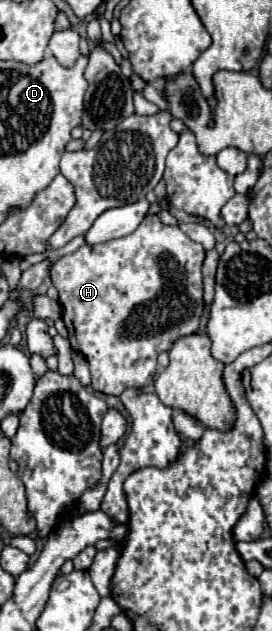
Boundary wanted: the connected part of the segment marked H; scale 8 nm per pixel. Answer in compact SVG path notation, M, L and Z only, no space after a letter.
M147 214L145 220L139 224L139 228L133 234L117 238L117 240L111 240L111 242L101 242L101 244L95 244L95 246L83 244L77 252L67 254L67 256L59 258L53 264L51 280L53 280L53 286L59 290L59 302L61 302L61 308L63 308L63 322L65 322L65 326L69 330L69 340L71 340L73 350L81 352L89 362L89 370L91 370L91 378L93 378L91 380L93 390L97 390L101 394L121 396L121 392L127 390L127 388L143 388L143 386L147 386L153 380L155 372L157 372L157 356L159 356L159 352L169 350L175 340L179 340L181 336L193 334L199 328L199 320L201 320L201 314L203 314L203 272L201 272L203 258L205 258L205 250L203 250L201 244L193 242L177 226L161 224L157 214Z

